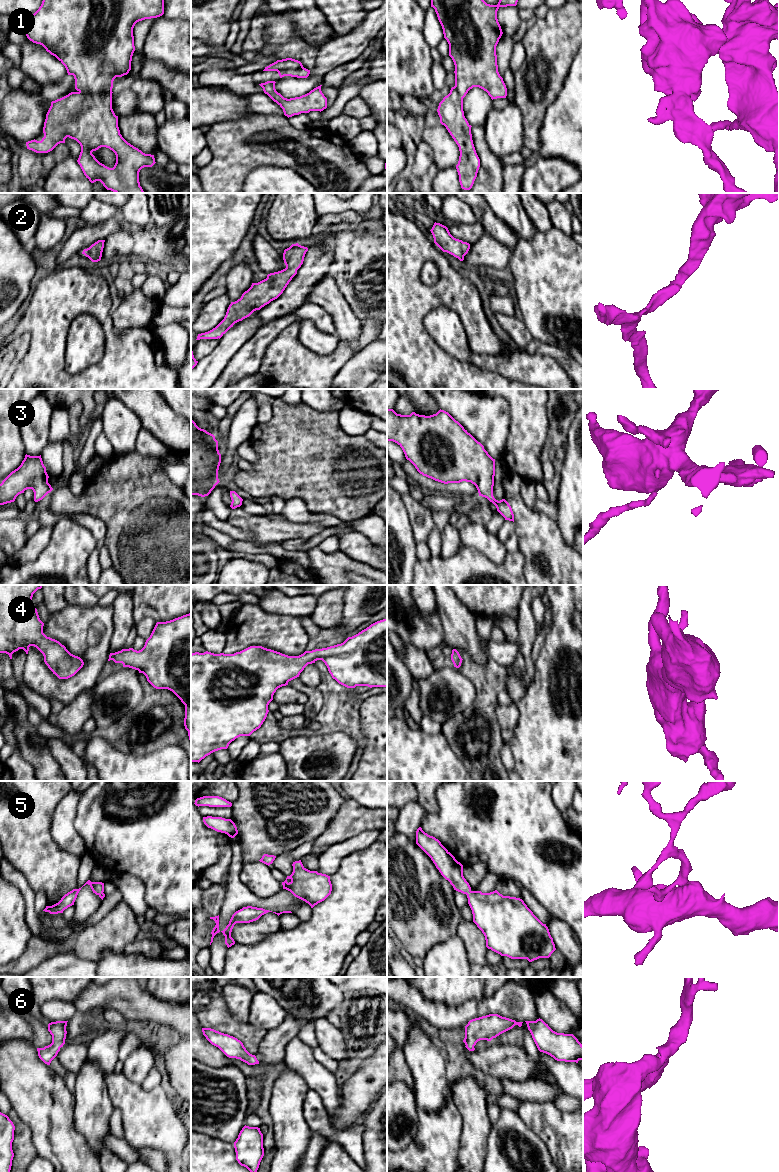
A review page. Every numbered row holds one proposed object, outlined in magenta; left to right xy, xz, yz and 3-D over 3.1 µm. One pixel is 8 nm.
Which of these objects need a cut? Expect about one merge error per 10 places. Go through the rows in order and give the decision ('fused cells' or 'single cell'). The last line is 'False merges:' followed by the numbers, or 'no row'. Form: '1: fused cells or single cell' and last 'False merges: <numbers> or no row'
1: single cell
2: single cell
3: single cell
4: single cell
5: single cell
6: single cell
False merges: no row

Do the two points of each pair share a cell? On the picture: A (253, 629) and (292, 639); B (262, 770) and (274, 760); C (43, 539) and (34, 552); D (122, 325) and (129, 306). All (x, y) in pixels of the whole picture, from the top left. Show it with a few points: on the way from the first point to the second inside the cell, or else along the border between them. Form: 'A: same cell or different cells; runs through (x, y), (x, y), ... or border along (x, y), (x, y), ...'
A: same cell; runs through (263, 629), (282, 633)
B: same cell; runs through (265, 769), (271, 763)
C: same cell; runs through (40, 542), (34, 549)
D: same cell; runs through (123, 320), (129, 314), (129, 311)

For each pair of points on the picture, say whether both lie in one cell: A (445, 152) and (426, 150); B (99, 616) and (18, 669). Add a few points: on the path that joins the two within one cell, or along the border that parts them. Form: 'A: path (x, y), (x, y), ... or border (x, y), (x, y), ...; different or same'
A: border (422, 140), (431, 148), (434, 164); different
B: border (27, 654), (23, 682), (30, 688); different

